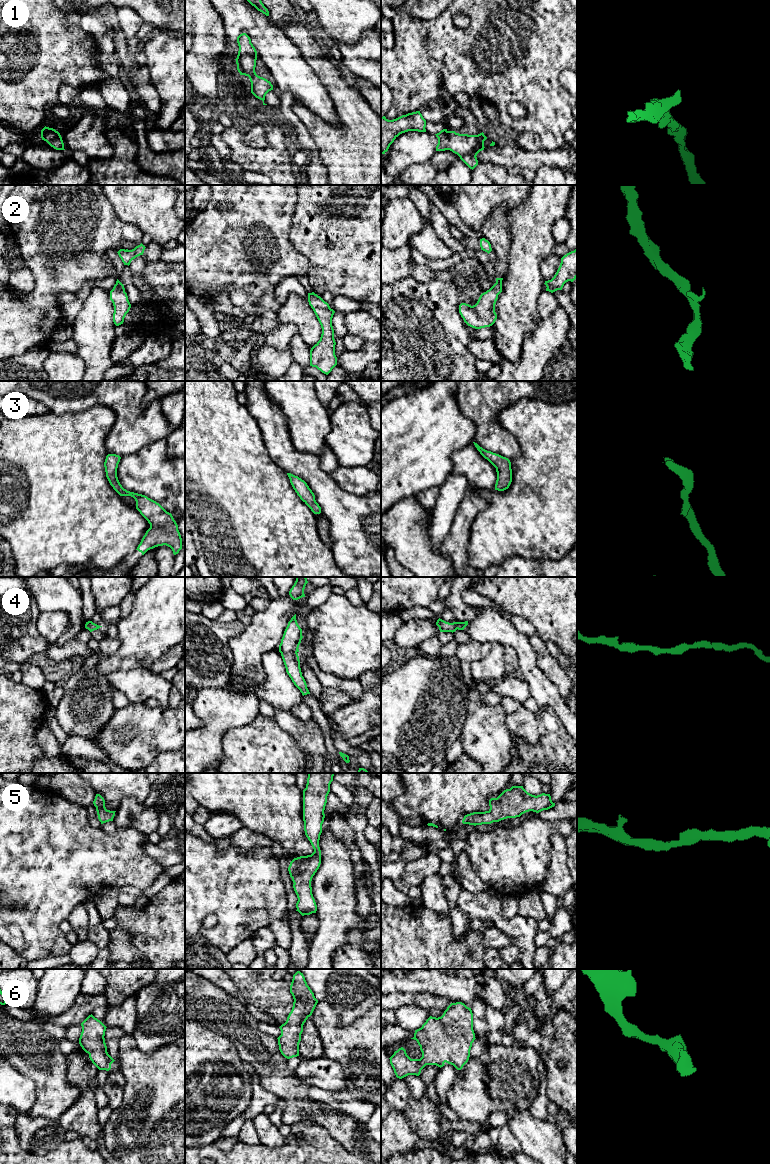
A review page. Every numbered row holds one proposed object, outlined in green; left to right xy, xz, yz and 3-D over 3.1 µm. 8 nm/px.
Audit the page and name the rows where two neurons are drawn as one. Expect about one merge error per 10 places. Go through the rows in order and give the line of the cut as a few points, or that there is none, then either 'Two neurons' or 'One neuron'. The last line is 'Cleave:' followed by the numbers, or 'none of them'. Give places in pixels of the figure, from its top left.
1: No split. One neuron
2: No split. One neuron
3: No split. One neuron
4: No split. One neuron
5: No split. One neuron
6: No split. One neuron
Cleave: none of them

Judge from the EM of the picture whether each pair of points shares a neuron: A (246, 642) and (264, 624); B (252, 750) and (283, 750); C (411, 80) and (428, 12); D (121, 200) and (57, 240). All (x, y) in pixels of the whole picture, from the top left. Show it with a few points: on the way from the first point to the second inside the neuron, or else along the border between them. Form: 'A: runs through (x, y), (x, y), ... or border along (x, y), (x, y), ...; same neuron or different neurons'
A: runs through (250, 638), (260, 628); same neuron
B: runs through (260, 751), (275, 751); same neuron
C: border along (445, 10), (430, 19), (418, 19), (404, 11); different neurons
D: border along (105, 195), (116, 215), (127, 223); different neurons

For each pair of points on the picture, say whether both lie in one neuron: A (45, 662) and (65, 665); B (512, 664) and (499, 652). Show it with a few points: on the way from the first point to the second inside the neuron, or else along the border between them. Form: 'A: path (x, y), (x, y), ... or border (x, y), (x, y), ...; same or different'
A: path (50, 665), (60, 665); same
B: border (503, 646), (506, 674); different

